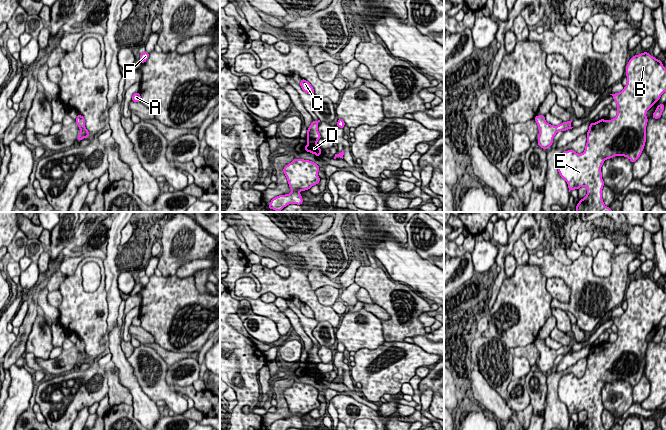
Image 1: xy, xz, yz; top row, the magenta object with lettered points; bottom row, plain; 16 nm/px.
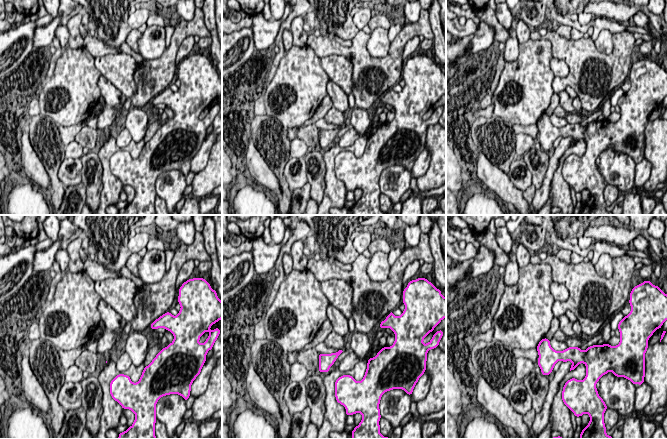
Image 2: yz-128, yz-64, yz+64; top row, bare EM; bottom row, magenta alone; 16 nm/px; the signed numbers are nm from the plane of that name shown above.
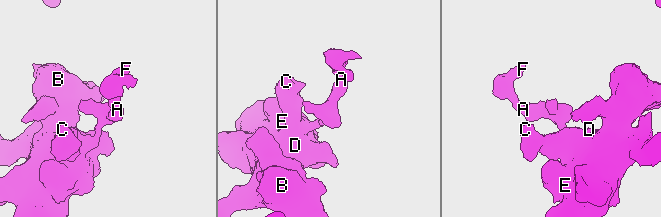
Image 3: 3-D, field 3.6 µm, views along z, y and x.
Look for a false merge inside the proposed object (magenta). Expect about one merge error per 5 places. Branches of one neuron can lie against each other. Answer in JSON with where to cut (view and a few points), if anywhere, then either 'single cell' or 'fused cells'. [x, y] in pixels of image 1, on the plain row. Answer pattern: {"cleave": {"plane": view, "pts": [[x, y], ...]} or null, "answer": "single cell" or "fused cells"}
{"cleave": null, "answer": "single cell"}

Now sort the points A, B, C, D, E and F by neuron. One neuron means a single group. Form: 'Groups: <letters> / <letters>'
Groups: A B C D E F

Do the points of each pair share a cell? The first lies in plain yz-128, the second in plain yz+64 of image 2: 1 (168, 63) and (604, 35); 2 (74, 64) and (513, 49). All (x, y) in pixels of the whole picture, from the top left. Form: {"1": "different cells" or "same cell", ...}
{"1": "different cells", "2": "different cells"}

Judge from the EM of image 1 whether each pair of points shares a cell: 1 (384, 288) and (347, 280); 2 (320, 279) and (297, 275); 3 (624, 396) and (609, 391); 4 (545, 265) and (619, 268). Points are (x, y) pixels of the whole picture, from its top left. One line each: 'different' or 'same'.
1: different
2: different
3: same
4: same

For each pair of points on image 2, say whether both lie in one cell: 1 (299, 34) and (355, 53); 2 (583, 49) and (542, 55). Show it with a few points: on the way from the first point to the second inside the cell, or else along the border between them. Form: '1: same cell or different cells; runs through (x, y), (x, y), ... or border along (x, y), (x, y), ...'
1: different cells; border along (308, 34), (306, 44)
2: different cells; border along (532, 40), (547, 39), (553, 57)

